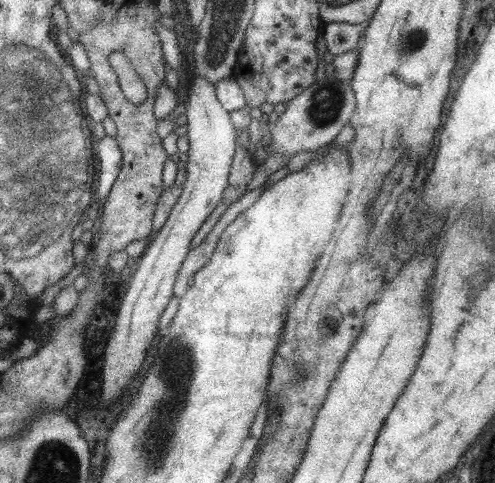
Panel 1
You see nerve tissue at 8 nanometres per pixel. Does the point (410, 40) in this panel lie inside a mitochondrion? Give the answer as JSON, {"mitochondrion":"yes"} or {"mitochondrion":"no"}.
{"mitochondrion":"yes"}

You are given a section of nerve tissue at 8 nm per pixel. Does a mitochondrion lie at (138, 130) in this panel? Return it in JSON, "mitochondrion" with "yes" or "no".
{"mitochondrion":"no"}

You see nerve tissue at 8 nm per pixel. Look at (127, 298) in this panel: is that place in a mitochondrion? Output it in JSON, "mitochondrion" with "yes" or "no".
{"mitochondrion":"no"}

